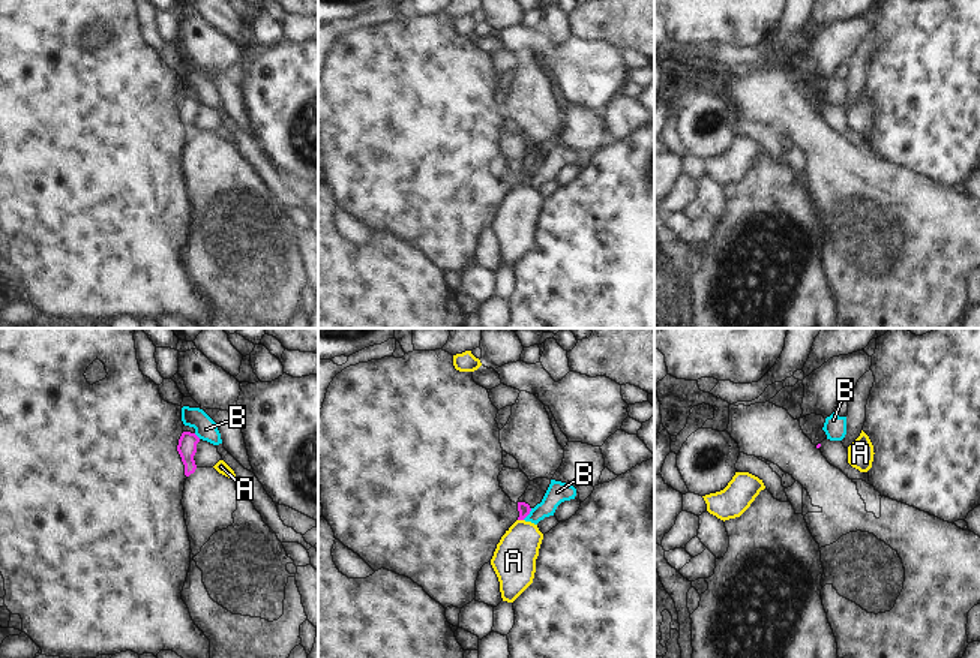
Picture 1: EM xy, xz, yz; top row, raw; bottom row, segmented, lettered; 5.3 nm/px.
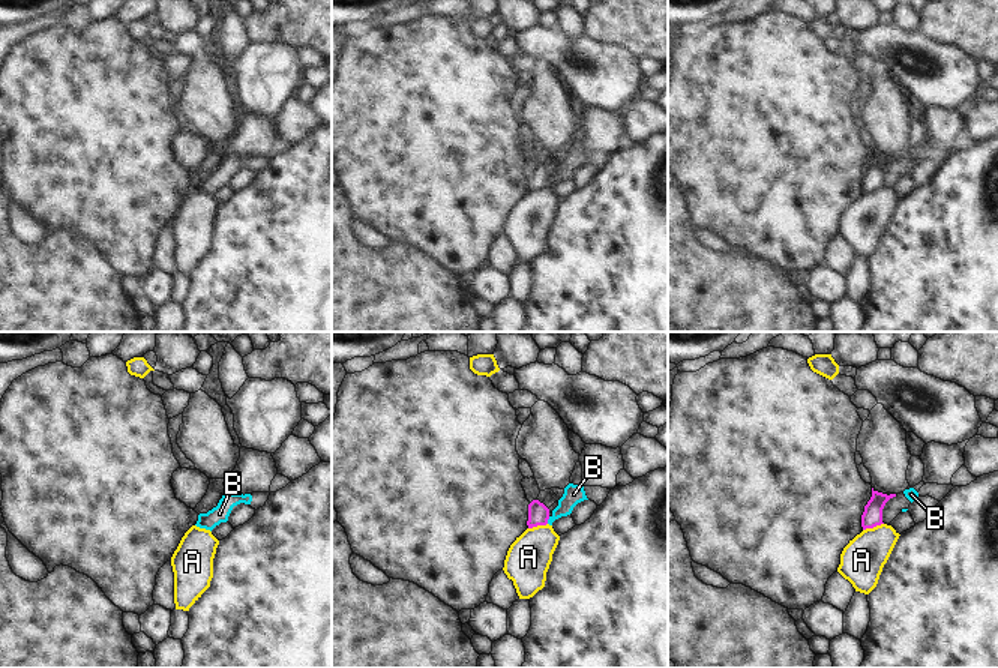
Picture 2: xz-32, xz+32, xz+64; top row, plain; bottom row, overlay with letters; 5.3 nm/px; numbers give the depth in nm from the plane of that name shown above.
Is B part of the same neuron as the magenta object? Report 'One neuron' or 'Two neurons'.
Two neurons

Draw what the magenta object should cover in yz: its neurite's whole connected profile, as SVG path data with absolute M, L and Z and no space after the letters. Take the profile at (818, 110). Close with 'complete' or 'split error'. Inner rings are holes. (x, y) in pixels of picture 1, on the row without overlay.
M810 78L800 82L800 91L803 97L812 105L812 108L819 112L821 106L827 103L825 96L822 94L825 82L822 79Z | split error

